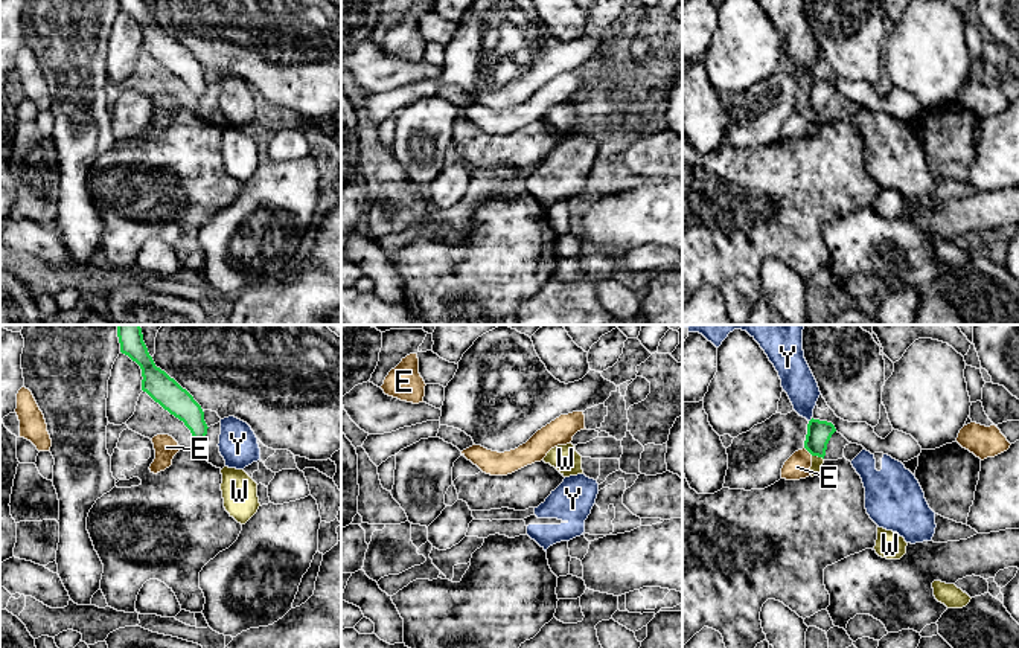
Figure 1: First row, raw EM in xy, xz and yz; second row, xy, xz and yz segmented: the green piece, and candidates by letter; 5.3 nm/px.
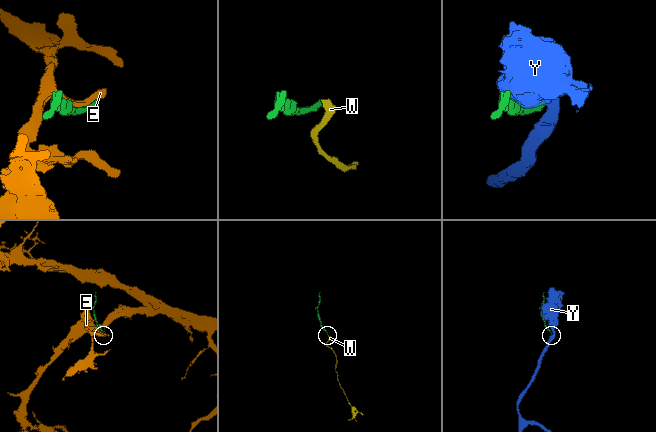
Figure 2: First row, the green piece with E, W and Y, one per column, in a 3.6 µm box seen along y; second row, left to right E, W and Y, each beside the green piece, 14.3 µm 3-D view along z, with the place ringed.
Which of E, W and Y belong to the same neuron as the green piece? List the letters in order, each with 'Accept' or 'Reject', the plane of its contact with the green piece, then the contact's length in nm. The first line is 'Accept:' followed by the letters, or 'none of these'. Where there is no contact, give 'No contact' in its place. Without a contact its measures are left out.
Accept: W
E: Reject. Touches green in yz. Shared border 60 nm
W: Accept. Touches green in yz. Shared border 70 nm
Y: Reject. Touches green in yz. Shared border 30 nm

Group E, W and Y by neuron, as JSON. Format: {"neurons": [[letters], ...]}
{"neurons": [["E"], ["W"], ["Y"]]}

